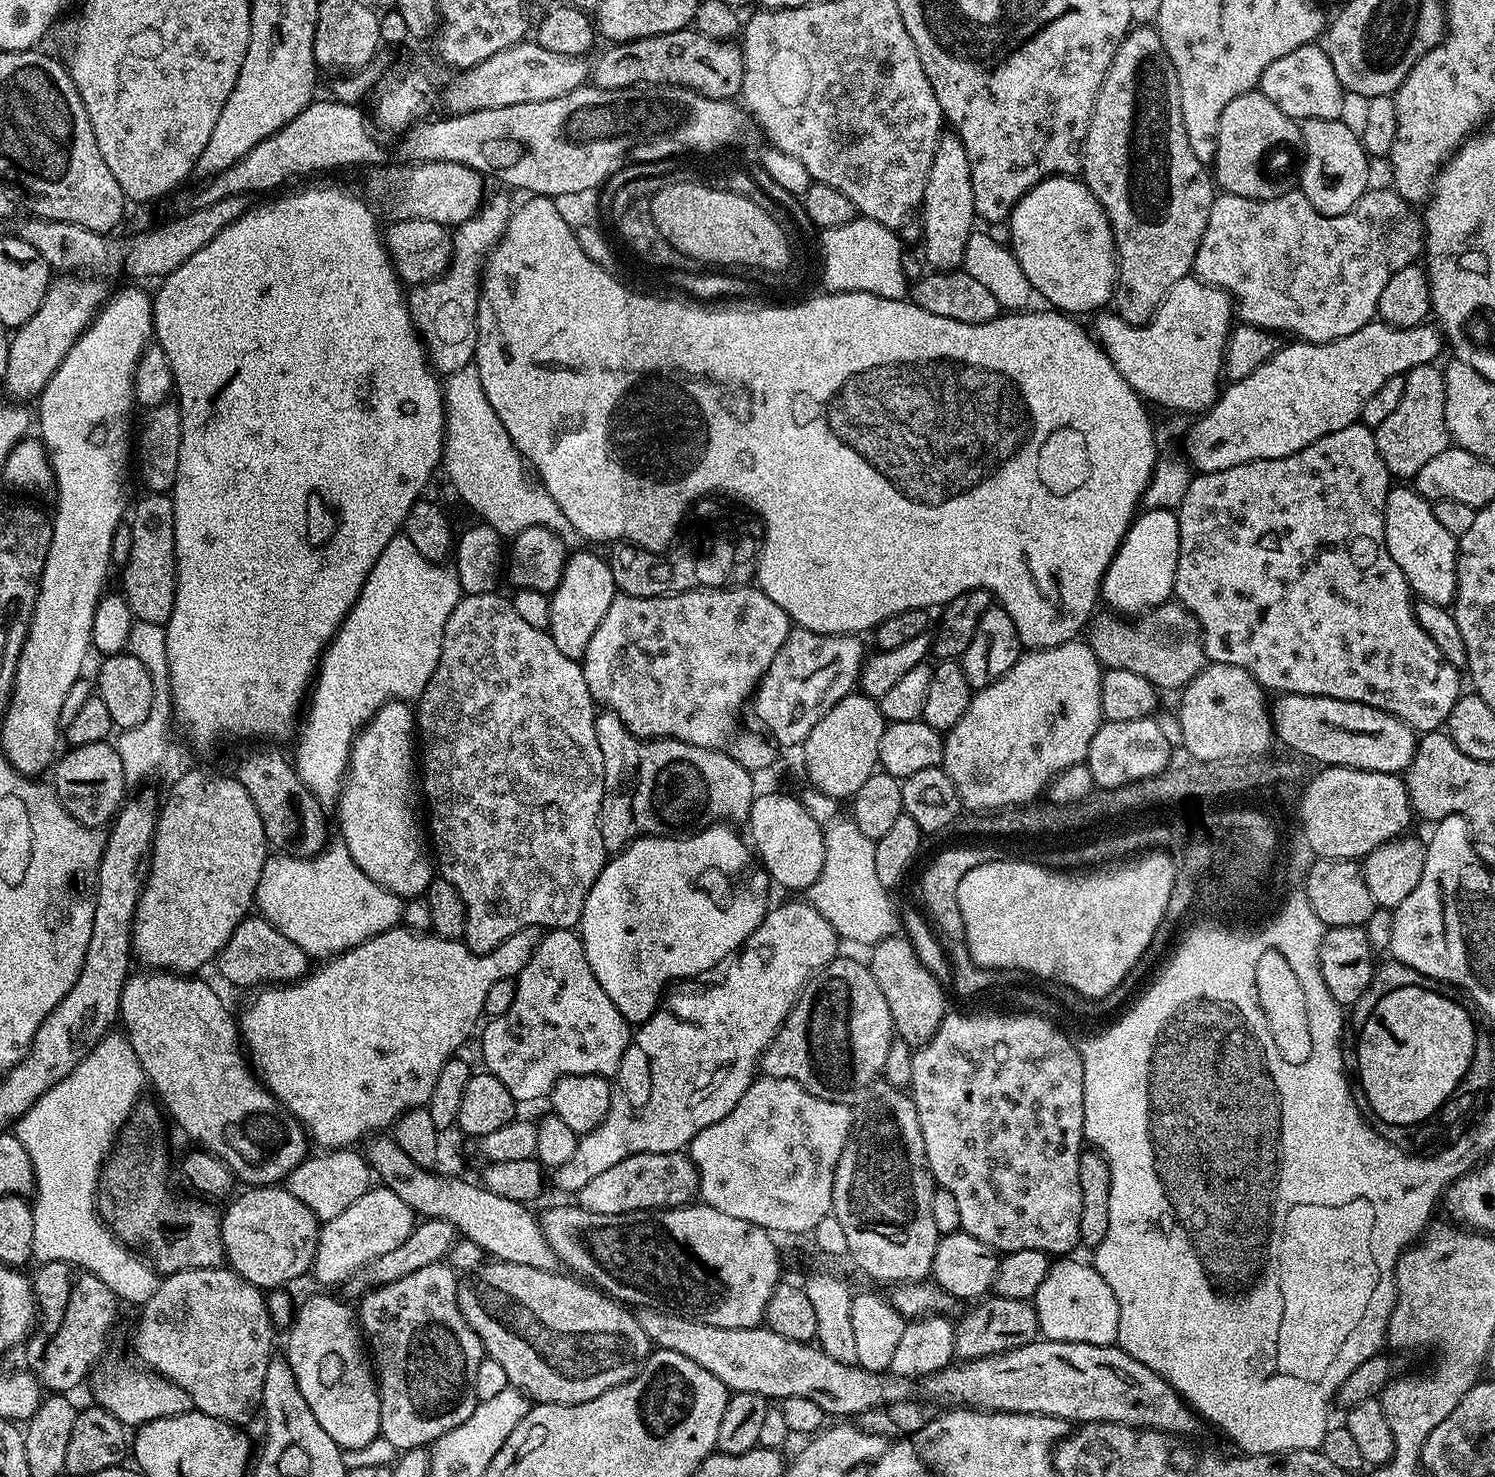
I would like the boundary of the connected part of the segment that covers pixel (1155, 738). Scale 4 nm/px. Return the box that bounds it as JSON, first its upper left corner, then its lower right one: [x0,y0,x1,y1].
[1086,719,1170,788]

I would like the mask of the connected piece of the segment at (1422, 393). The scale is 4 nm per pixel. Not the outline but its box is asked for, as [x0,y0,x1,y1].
[1374,363,1450,478]

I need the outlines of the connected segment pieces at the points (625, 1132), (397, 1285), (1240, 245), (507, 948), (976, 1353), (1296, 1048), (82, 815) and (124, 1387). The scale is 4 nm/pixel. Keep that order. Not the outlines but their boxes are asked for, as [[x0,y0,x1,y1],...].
[[552,902,838,1194],[358,1262,486,1450],[1194,188,1426,344],[238,926,541,1150],[954,1294,1040,1361],[1255,949,1313,1065],[54,740,126,829],[91,1368,193,1426]]

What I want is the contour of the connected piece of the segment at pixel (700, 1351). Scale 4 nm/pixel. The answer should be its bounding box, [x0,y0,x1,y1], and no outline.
[634,1308,913,1418]

